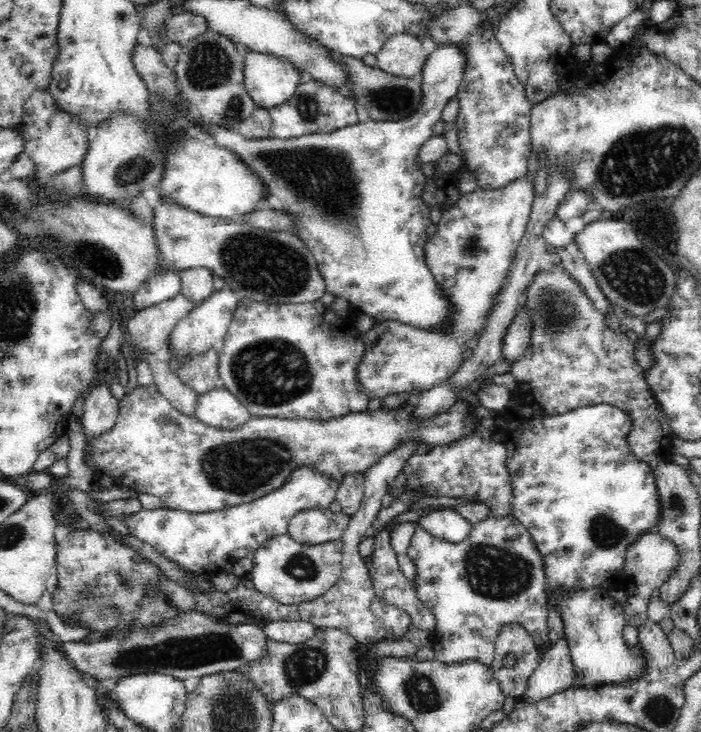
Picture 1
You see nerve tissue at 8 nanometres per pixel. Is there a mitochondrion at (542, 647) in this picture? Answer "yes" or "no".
no

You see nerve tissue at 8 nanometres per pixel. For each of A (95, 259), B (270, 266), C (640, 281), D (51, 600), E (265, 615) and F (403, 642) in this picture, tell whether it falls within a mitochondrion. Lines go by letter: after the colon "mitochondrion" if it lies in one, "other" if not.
A: mitochondrion
B: mitochondrion
C: mitochondrion
D: other
E: other
F: other

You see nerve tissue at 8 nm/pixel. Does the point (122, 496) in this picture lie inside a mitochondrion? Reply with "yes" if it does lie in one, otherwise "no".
no

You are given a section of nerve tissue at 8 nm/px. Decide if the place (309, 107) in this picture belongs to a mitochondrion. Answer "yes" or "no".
yes

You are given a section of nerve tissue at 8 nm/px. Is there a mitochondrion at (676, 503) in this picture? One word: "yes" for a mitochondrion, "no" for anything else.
yes

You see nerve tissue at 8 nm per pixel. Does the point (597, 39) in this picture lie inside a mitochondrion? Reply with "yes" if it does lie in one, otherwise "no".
no

